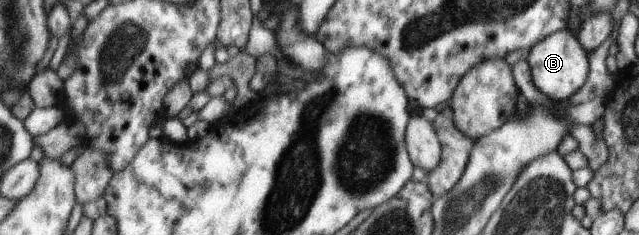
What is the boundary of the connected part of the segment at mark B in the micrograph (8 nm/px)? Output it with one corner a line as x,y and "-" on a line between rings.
563,29
545,37
536,46
528,50
525,60
530,68
533,86
548,100
555,103
567,102
572,94
585,82
588,73
587,53
580,42
569,32

